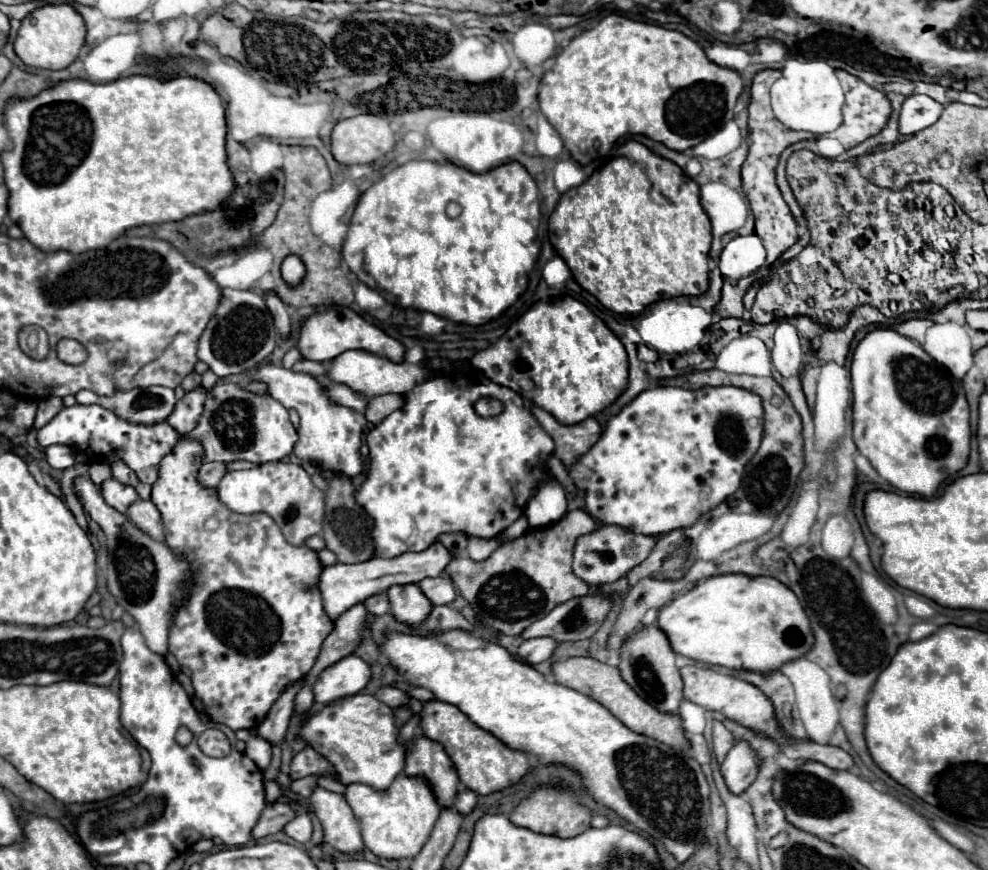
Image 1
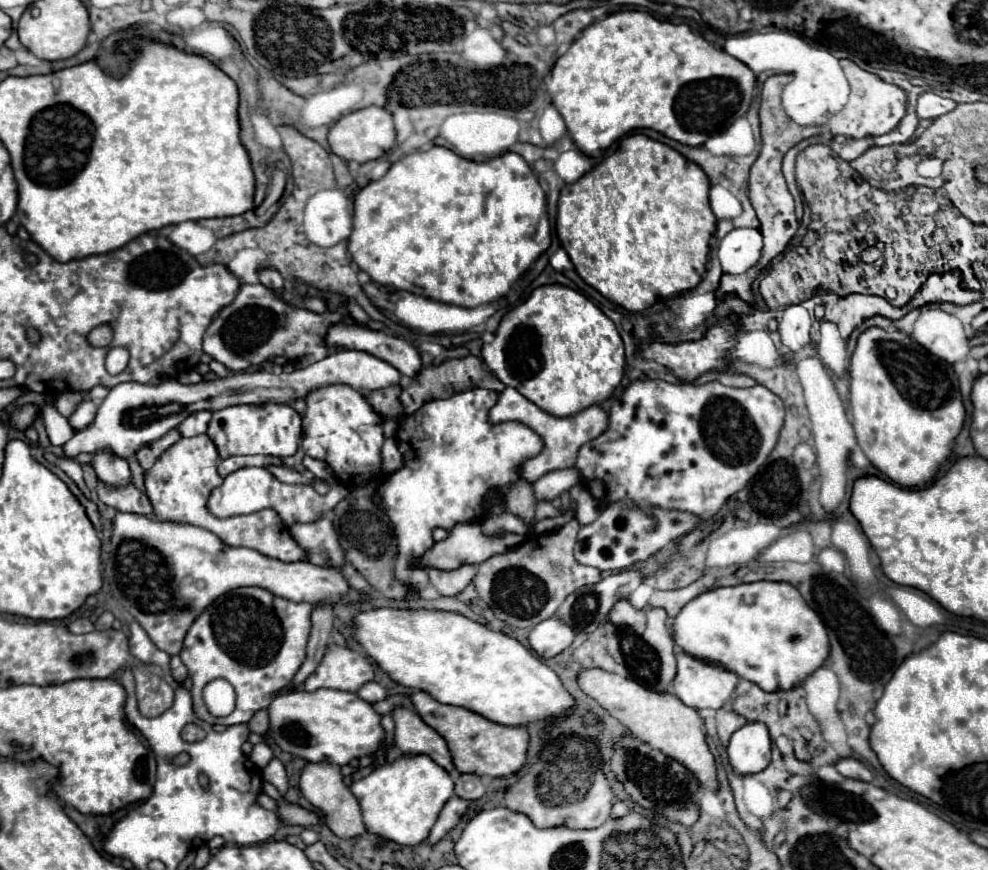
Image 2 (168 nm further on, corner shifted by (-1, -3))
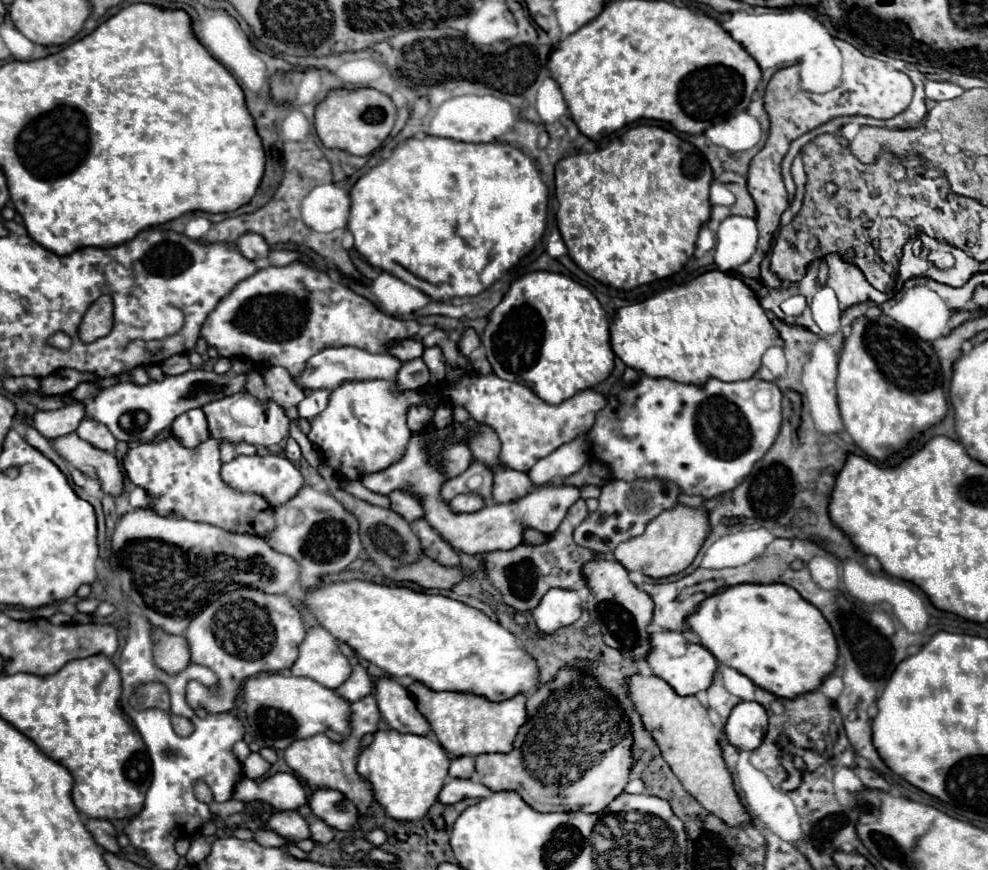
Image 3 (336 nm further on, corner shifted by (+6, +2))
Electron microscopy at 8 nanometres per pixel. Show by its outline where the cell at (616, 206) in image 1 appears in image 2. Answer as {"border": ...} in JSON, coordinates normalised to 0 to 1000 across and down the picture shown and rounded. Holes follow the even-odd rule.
{"border":[[[651,154],[636,155],[627,171],[605,187],[579,213],[571,213],[565,231],[563,270],[573,286],[583,314],[619,348],[646,360],[666,344],[680,344],[702,332],[715,311],[719,272],[725,266],[725,249],[717,233],[717,203],[704,190],[672,164]]]}

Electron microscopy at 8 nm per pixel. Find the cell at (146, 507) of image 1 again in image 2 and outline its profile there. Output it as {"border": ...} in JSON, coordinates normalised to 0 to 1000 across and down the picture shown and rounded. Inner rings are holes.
{"border":[[[99,555],[99,569],[101,569],[103,578],[115,583],[117,587],[140,590],[140,592],[148,592],[148,594],[156,592],[148,567],[140,564],[134,555],[130,560],[119,560],[119,562],[111,562],[111,560]]]}

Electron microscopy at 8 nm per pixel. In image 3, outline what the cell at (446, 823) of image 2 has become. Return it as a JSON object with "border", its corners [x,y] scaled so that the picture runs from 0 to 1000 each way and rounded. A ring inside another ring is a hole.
{"border":[[[456,894],[448,903],[444,920],[448,924],[461,924],[467,917],[491,917],[491,915],[497,915],[497,913],[499,910],[493,903],[489,903],[487,899],[481,899],[477,894]]]}

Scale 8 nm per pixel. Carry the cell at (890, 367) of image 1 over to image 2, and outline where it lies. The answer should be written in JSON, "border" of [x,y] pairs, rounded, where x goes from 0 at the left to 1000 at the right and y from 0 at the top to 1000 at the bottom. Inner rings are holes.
{"border":[[[881,376],[868,387],[860,417],[860,475],[870,516],[881,532],[911,560],[935,560],[966,518],[968,502],[974,495],[978,475],[972,459],[970,433],[966,424],[933,401],[925,390],[909,378]]]}

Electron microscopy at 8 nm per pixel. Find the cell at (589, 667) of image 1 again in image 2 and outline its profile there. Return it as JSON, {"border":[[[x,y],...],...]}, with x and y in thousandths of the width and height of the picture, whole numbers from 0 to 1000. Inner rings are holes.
{"border":[[[599,767],[599,769],[589,769],[585,771],[585,790],[605,806],[607,813],[611,813],[621,826],[626,826],[642,847],[648,852],[656,854],[658,859],[670,863],[672,868],[688,875],[694,879],[711,900],[711,905],[725,909],[727,898],[725,898],[725,882],[723,882],[723,870],[715,856],[713,838],[706,824],[706,817],[700,813],[694,813],[686,801],[678,797],[664,797],[656,794],[644,783],[632,780],[623,774],[615,774],[611,769]]]}

